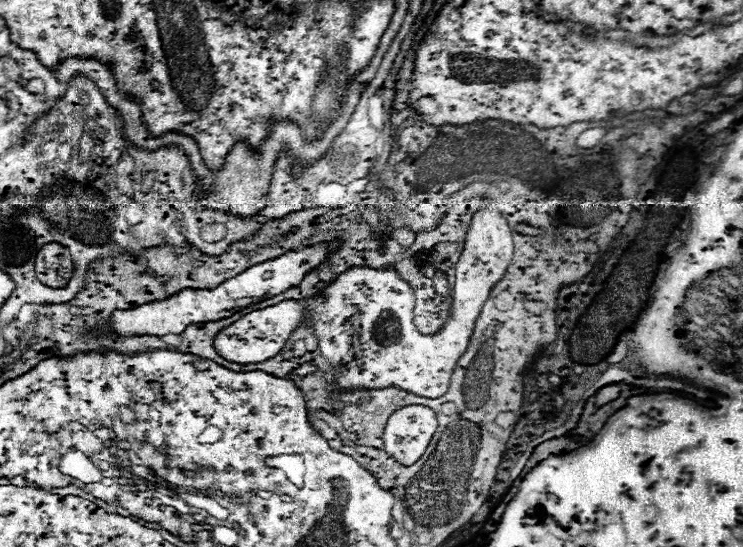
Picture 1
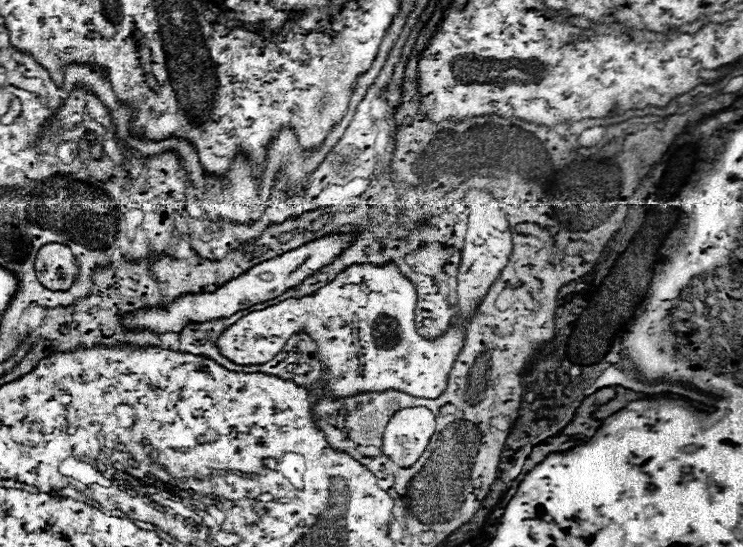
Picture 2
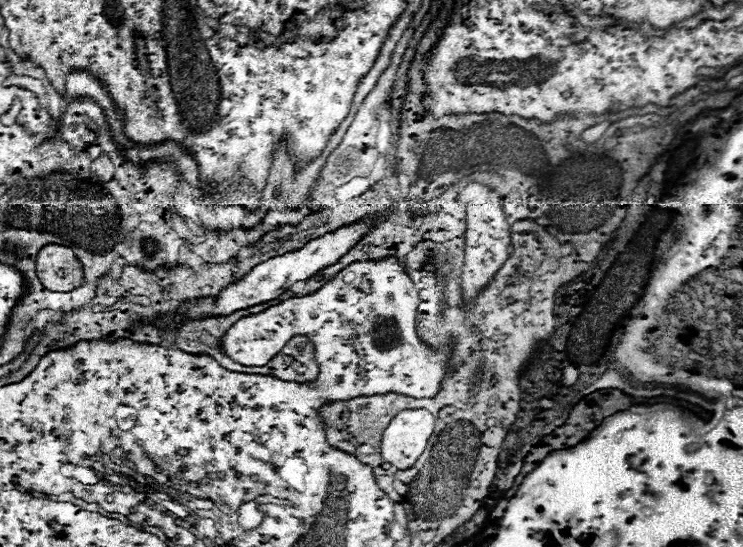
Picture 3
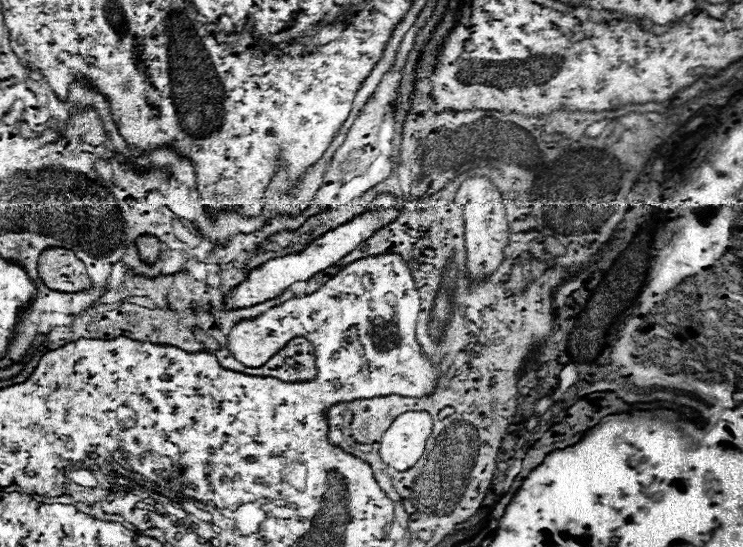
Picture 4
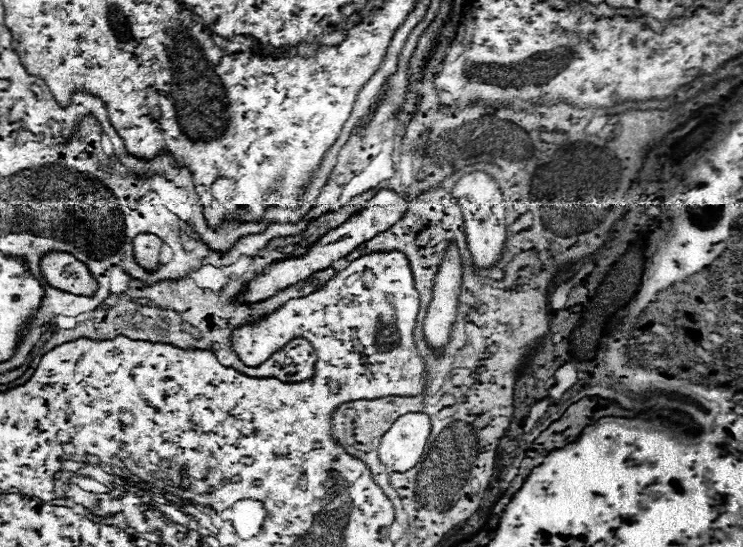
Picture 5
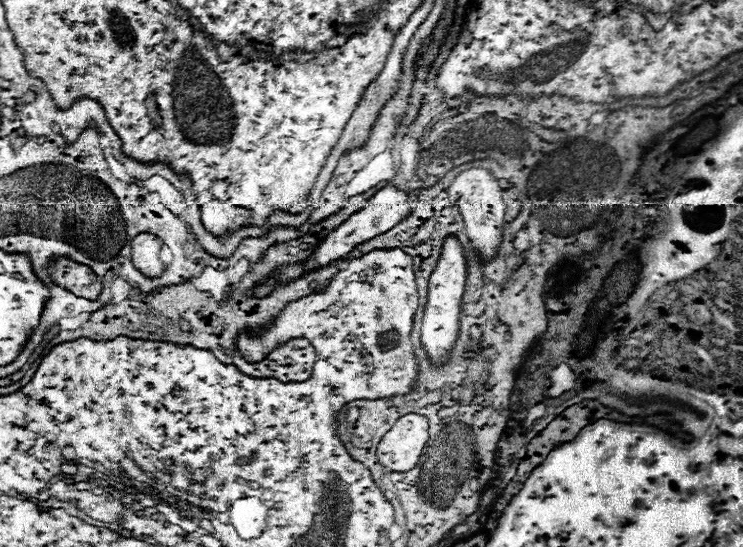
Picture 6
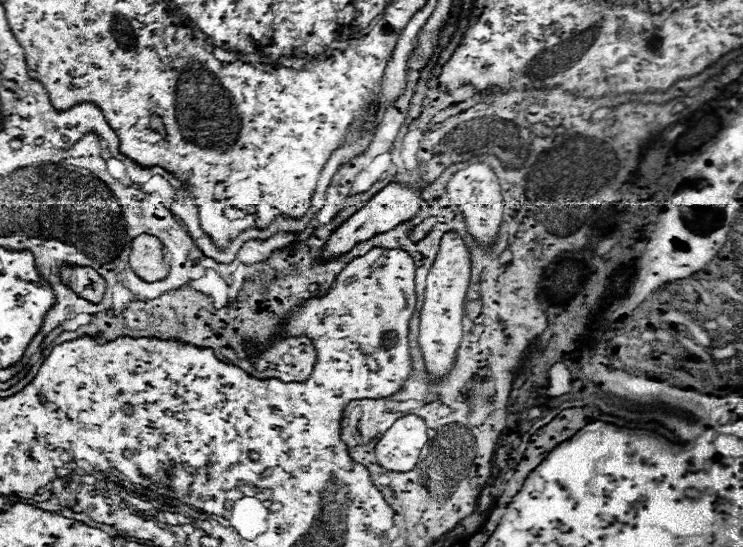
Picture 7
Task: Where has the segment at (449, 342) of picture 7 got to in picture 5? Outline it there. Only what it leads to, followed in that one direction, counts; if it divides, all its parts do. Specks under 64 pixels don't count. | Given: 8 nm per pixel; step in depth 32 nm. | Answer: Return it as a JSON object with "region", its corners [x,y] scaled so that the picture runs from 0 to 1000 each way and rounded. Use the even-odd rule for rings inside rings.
{"region":[[[608,446],[587,505],[581,552],[576,559],[576,578],[571,585],[573,622],[584,636],[595,636],[603,625],[614,581],[619,512],[622,512],[622,486],[619,486],[616,457]]]}

